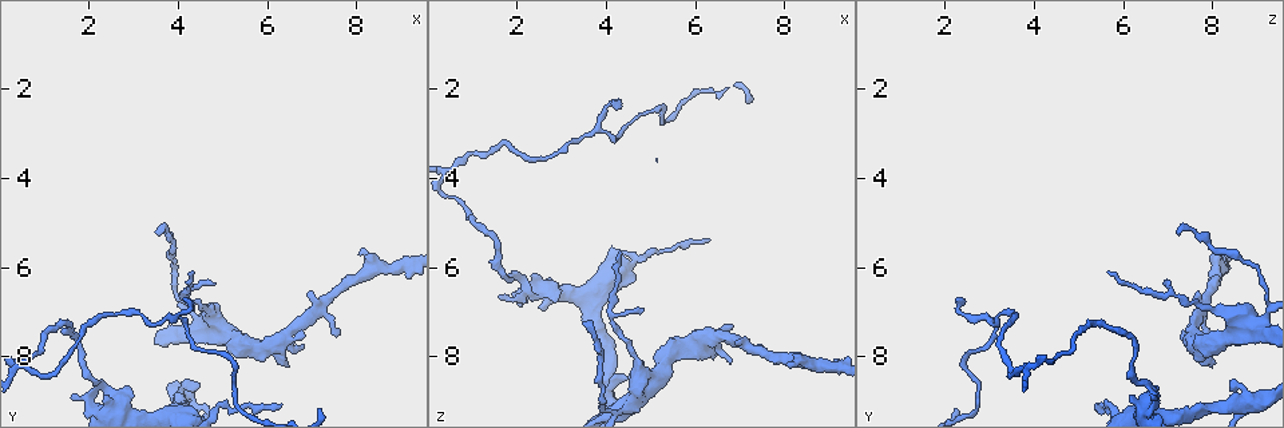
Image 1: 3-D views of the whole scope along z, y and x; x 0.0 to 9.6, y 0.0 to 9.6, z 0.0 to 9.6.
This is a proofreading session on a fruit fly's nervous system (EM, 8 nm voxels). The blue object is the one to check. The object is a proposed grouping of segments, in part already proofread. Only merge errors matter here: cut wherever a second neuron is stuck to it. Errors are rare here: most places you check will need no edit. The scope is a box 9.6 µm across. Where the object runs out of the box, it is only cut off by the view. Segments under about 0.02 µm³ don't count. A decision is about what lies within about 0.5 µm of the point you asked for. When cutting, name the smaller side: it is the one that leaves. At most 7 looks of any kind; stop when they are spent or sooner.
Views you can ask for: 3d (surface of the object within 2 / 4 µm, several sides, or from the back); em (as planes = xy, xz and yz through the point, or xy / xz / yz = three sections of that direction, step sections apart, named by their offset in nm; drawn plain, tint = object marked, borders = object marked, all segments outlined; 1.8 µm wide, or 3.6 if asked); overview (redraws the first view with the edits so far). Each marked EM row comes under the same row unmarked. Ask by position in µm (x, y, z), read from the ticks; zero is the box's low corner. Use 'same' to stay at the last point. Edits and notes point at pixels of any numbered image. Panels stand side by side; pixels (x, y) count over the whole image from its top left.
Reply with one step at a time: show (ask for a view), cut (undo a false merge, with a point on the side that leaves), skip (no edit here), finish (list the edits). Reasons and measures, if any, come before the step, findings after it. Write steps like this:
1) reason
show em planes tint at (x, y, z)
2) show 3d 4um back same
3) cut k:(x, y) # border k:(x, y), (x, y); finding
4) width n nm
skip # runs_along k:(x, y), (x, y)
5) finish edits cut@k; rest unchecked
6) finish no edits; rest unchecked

sharp bend
show em xy step 4 tint at (5.30, 9.05, 2.70)

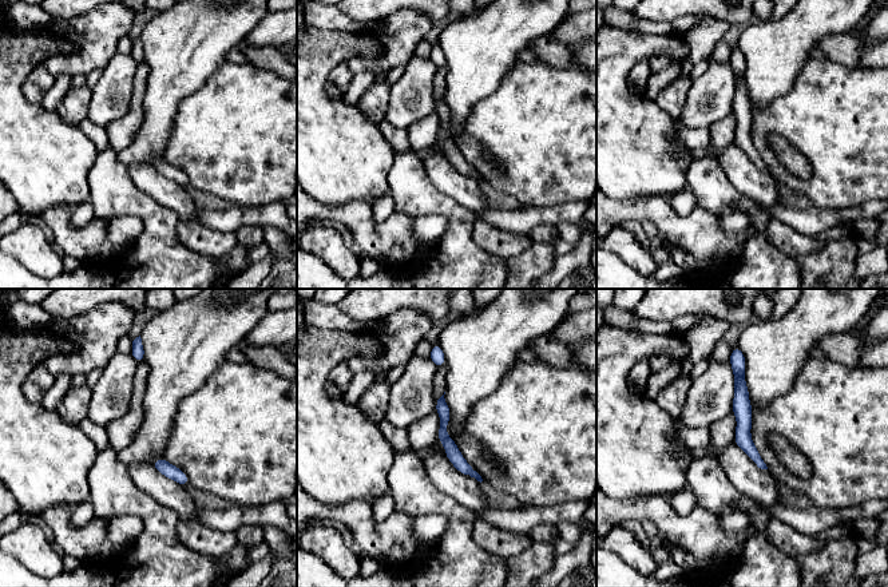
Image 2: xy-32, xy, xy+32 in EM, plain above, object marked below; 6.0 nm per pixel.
show em planes tint same

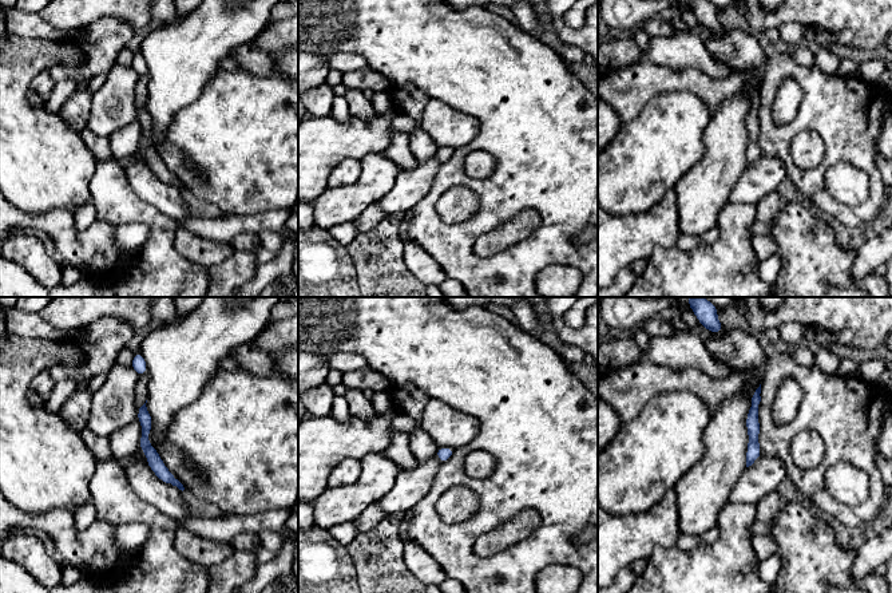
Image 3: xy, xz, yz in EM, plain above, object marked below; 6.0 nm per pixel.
skip # runs_along 3:(143, 410), (145, 446), (173, 481); one neuron here

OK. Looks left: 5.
branch point
show em planes tint at (6.00, 7.85, 7.65)

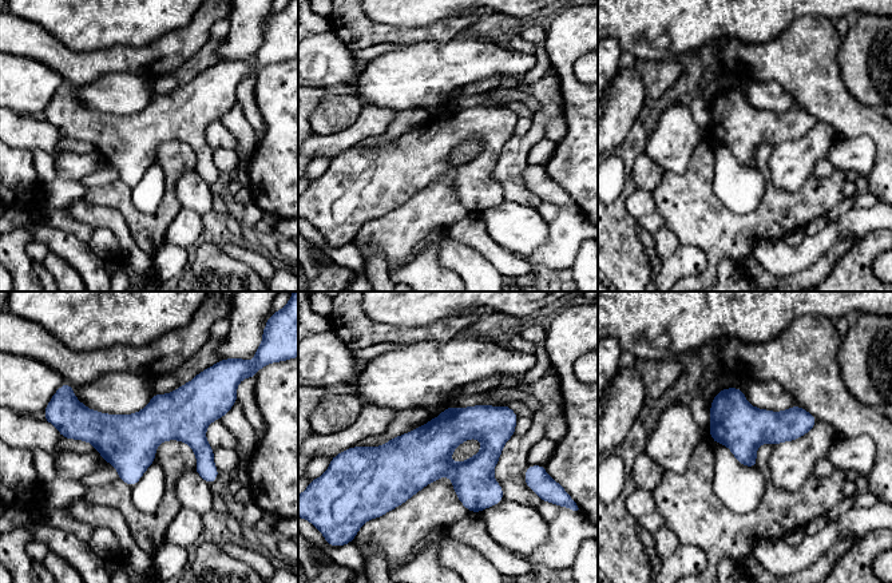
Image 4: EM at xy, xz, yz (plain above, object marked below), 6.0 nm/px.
skip # runs_along 4:(222, 411), (68, 435); continuous, no second neuron

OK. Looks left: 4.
three-way junction
show em planes tint at (4.10, 9.05, 8.45)

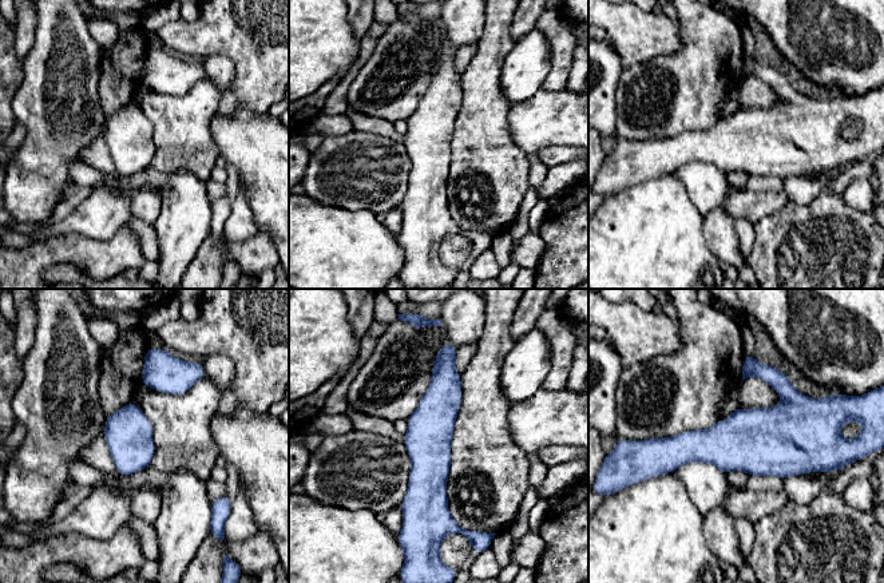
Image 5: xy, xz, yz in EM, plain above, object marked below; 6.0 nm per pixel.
skip # runs_along 5:(446, 359), (432, 519); one neuron here

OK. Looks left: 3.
finish no edits; rest unchecked

